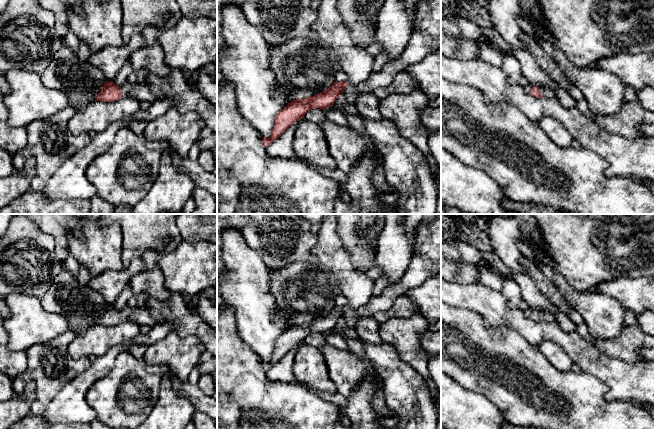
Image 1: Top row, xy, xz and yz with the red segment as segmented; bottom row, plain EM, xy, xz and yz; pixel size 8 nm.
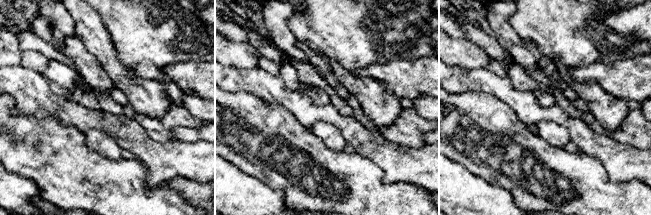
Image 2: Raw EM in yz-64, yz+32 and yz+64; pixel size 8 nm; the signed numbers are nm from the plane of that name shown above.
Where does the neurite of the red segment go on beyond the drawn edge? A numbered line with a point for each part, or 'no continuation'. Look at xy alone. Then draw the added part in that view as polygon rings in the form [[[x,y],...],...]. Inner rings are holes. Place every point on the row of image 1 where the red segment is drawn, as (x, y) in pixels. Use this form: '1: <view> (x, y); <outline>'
1: xy (139, 91); [[[127,81],[121,86],[121,91],[124,96],[132,97],[139,102],[147,101],[152,104],[160,98],[152,92],[152,87],[148,82],[131,83]]]

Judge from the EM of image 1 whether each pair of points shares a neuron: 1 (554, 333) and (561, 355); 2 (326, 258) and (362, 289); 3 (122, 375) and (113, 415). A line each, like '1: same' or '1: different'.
1: different
2: same
3: same

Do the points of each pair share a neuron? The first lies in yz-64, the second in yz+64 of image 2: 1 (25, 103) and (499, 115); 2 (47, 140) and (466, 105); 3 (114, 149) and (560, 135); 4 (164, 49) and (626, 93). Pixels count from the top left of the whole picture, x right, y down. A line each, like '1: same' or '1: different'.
1: different
2: same
3: same
4: different

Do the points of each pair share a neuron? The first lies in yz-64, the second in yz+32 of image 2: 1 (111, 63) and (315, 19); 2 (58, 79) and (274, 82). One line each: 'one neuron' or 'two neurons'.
1: two neurons
2: two neurons

